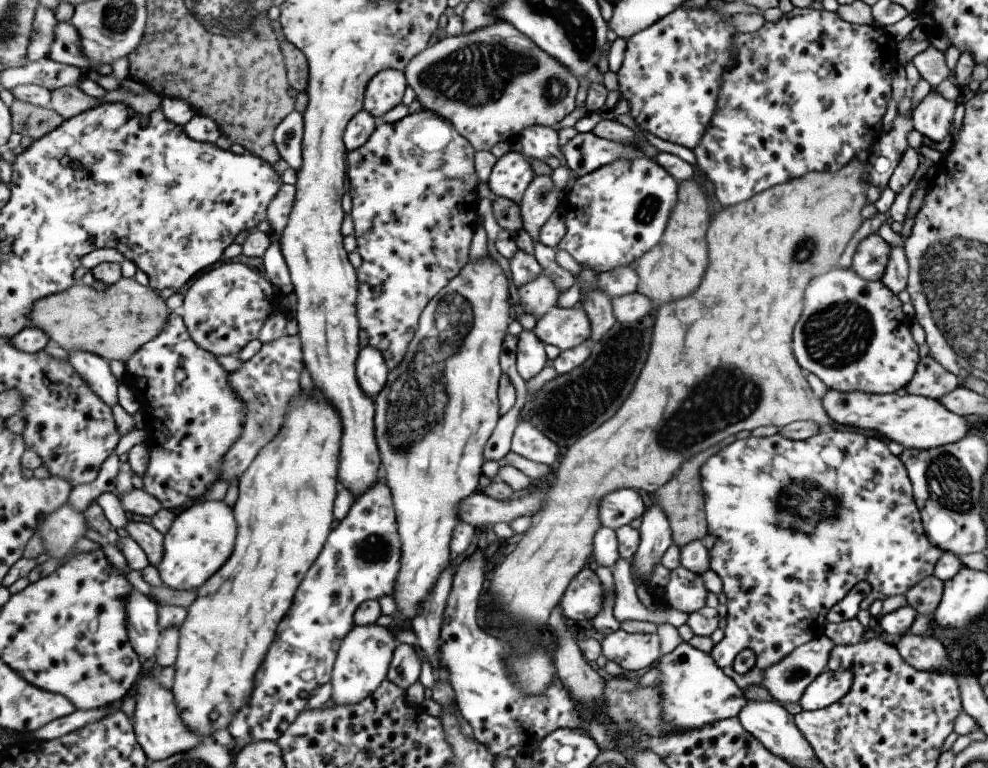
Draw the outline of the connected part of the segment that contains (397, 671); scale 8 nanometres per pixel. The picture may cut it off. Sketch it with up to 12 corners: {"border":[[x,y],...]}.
{"border":[[400,643],[387,679],[405,690],[421,676],[418,648]]}

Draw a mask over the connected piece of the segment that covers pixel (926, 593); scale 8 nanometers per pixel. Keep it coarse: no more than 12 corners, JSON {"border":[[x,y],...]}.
{"border":[[933,574],[919,579],[905,592],[916,614],[931,618],[943,583]]}

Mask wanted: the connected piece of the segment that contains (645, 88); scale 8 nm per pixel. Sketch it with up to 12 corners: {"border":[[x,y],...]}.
{"border":[[679,6],[626,42],[620,96],[691,150],[733,66],[728,17]]}

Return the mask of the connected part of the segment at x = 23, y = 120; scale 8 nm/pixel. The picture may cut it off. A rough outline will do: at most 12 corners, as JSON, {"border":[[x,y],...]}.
{"border":[[16,100],[14,132],[33,141],[65,120],[55,109]]}

